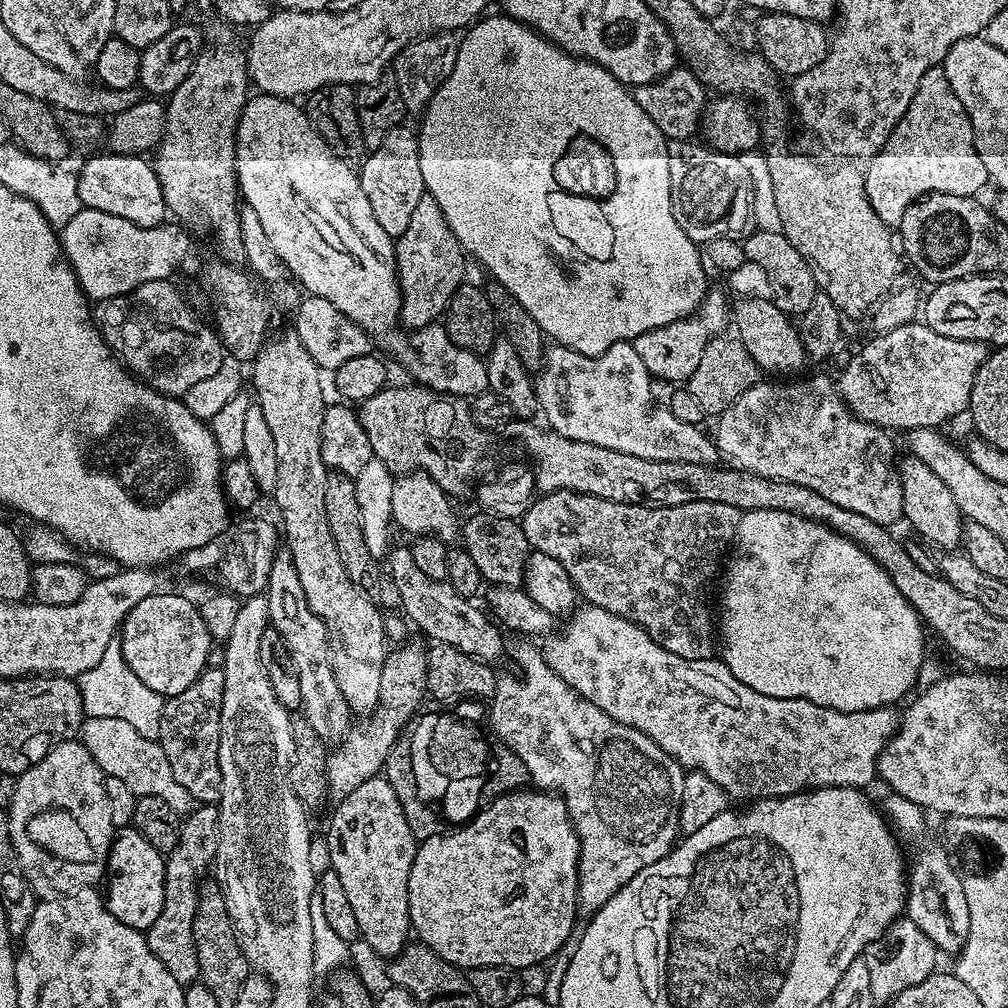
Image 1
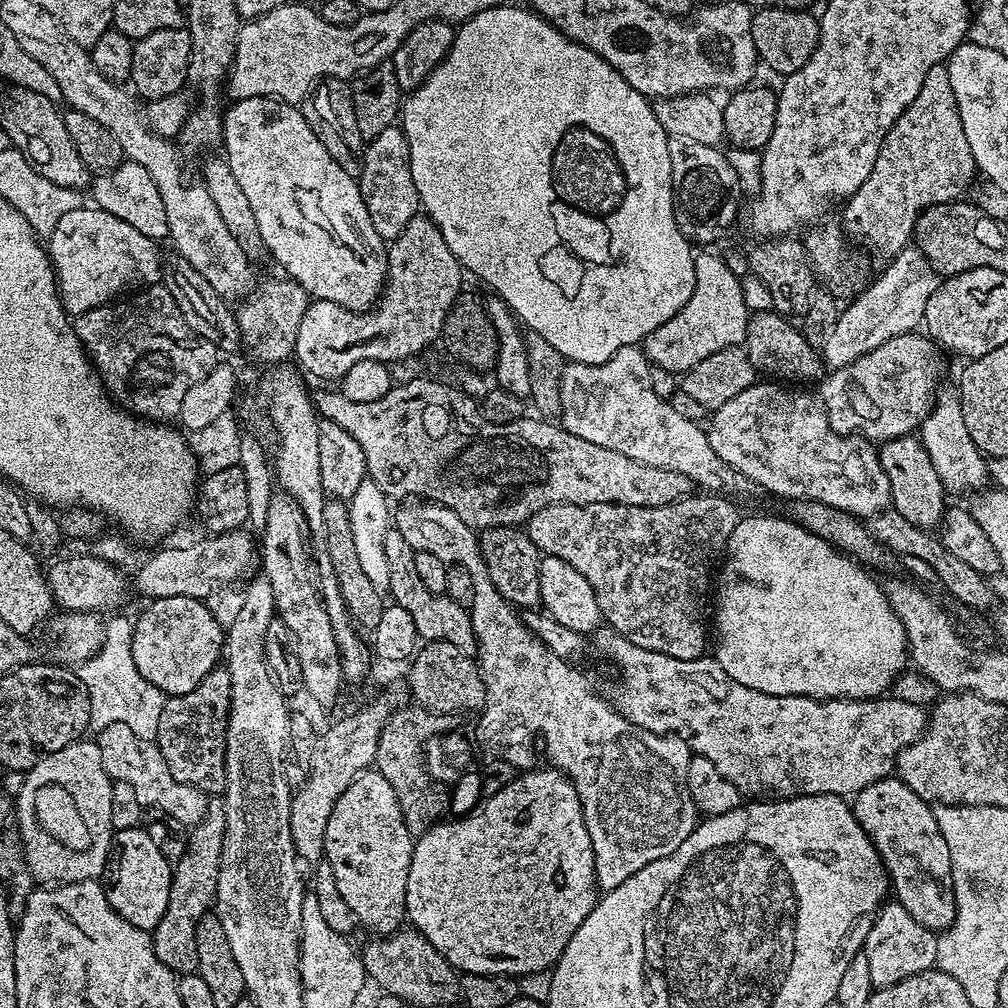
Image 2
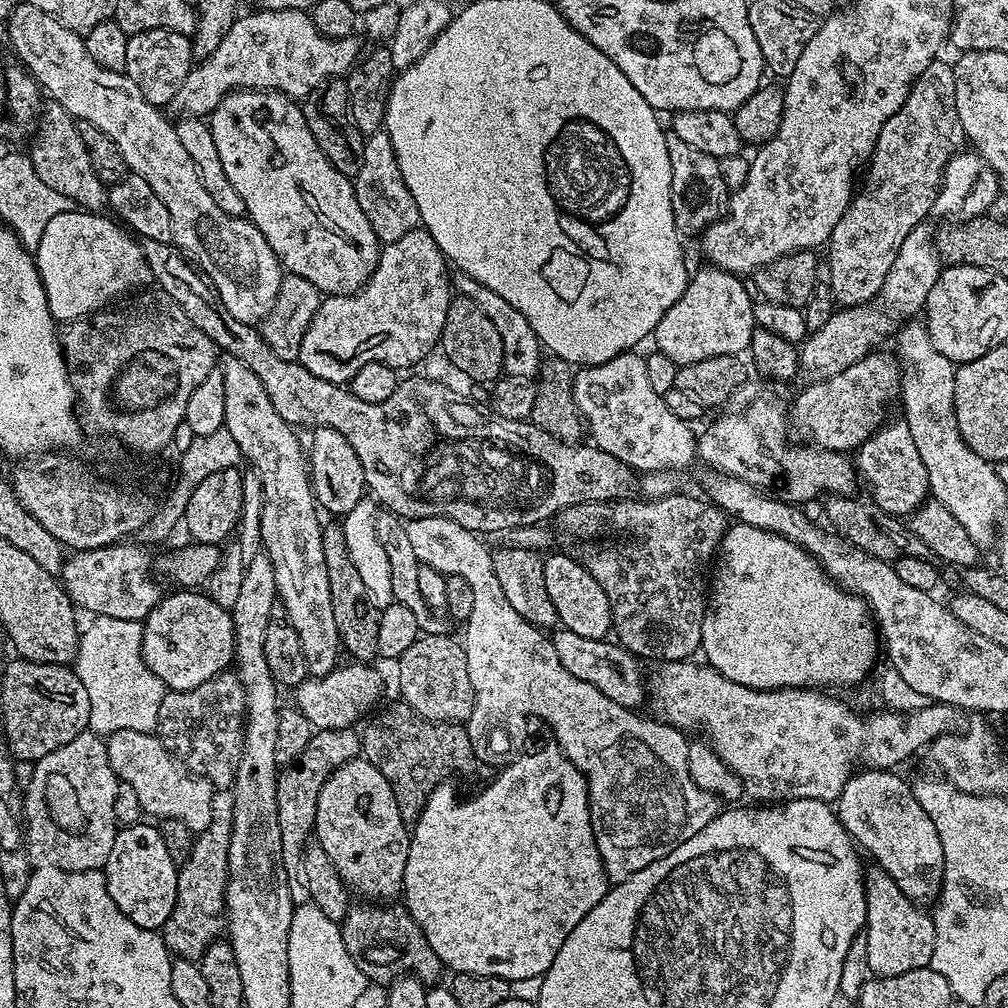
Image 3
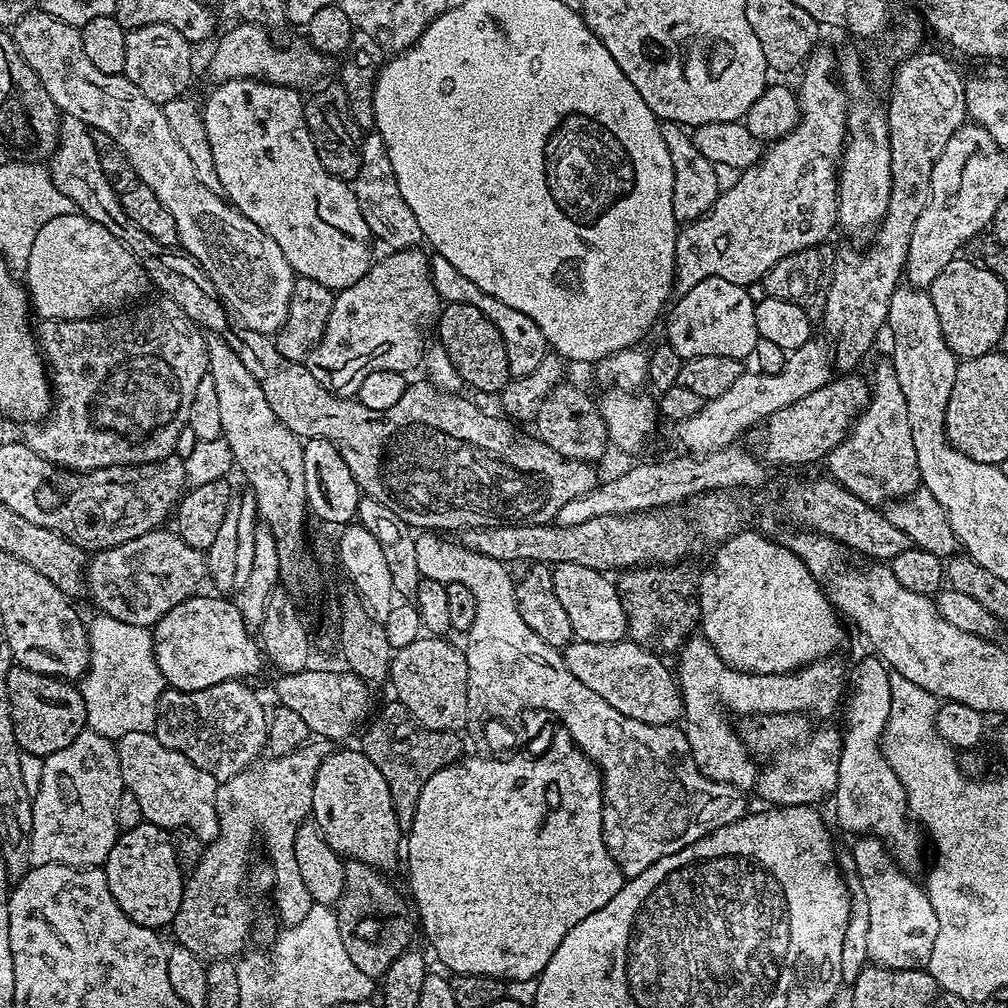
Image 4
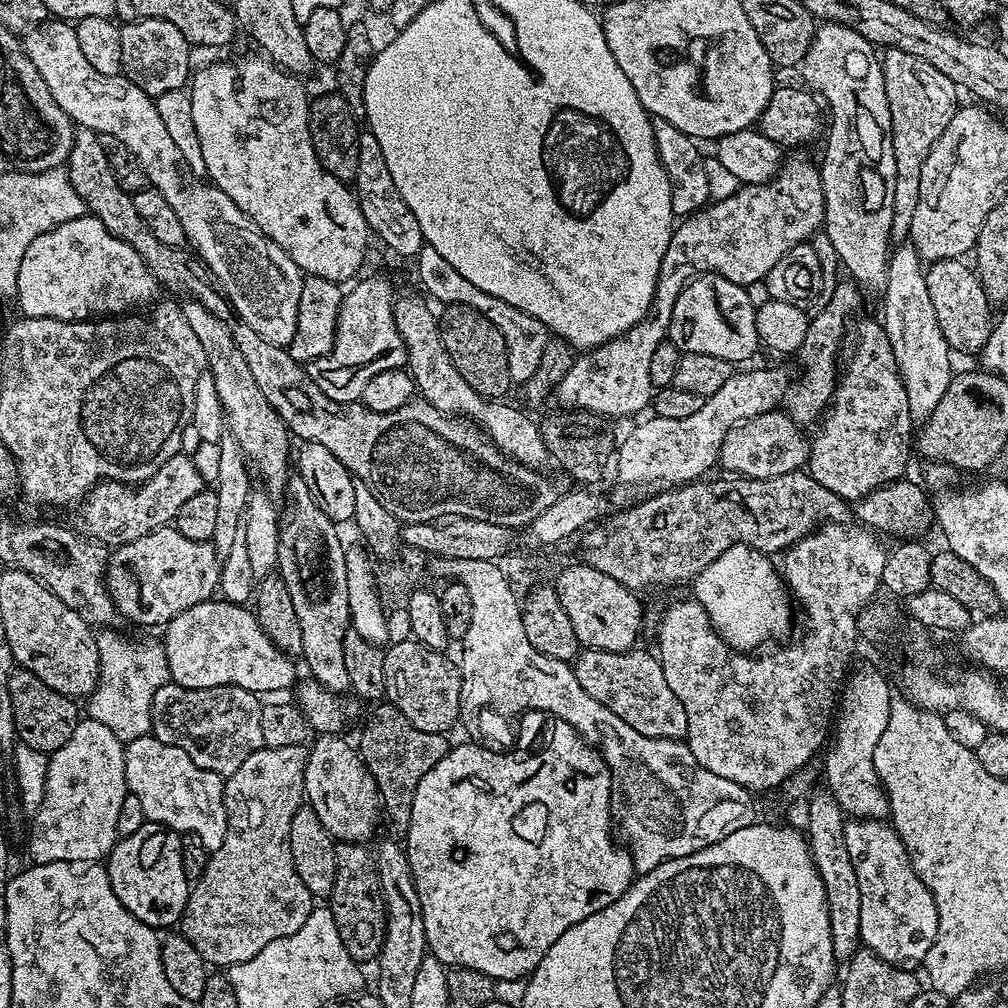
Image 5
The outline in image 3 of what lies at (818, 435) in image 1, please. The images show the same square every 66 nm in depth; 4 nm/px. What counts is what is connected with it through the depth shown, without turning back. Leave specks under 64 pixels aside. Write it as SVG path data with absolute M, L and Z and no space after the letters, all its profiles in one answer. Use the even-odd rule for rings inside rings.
M757 398L751 404L732 410L713 428L708 428L698 440L698 456L701 461L709 460L725 476L750 482L754 486L771 492L787 504L807 505L807 500L828 492L829 497L851 496L857 491L858 469L851 455L831 452L826 448L788 445L790 416L776 400Z

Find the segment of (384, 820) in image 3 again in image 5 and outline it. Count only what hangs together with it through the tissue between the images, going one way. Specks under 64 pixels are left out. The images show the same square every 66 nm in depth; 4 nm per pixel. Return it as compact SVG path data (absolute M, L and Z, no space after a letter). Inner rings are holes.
M317 735L311 741L306 758L306 770L304 771L304 795L307 807L318 814L322 826L332 839L346 844L364 844L376 832L376 823L382 820L382 805L380 803L380 792L376 788L374 778L368 772L360 758L360 753L355 747L352 748L343 740L344 736Z

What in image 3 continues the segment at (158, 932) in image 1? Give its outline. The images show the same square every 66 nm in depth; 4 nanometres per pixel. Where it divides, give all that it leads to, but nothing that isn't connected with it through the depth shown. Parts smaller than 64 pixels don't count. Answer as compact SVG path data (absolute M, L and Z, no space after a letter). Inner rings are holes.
M216 790L212 794L212 821L193 842L193 849L186 862L178 868L178 890L174 910L164 923L164 945L173 957L181 960L199 961L212 941L226 928L224 895L228 885L228 855L232 837L234 798L231 791Z

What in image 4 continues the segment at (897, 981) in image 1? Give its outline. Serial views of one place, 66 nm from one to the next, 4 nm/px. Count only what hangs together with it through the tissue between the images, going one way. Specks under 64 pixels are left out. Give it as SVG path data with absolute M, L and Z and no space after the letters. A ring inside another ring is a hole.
M861 835L859 838L853 839L850 855L854 865L854 875L862 882L862 890L866 894L866 906L870 906L870 931L868 940L866 941L866 950L868 951L868 959L875 967L889 968L890 970L914 970L915 968L924 968L930 958L930 950L934 950L934 938L938 938L938 914L934 914L934 906L930 906L930 898L927 891L923 887L920 888L915 884L913 877L906 873L896 864L895 858L888 852L887 846L878 837L872 835Z

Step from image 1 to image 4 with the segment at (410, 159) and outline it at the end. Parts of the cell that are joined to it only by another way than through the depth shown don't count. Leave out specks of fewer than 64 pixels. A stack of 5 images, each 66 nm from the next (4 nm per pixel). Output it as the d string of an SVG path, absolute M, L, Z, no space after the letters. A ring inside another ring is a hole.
M372 130L361 139L360 153L362 166L358 170L354 181L354 191L358 198L358 206L362 210L362 218L366 218L366 226L370 226L373 237L384 244L389 244L389 249L415 248L421 243L422 237L418 218L414 218L414 210L406 206L406 198L402 198L402 190L398 190L398 178L394 178L394 166L390 166L390 154L386 154L386 142L382 142L379 132Z

